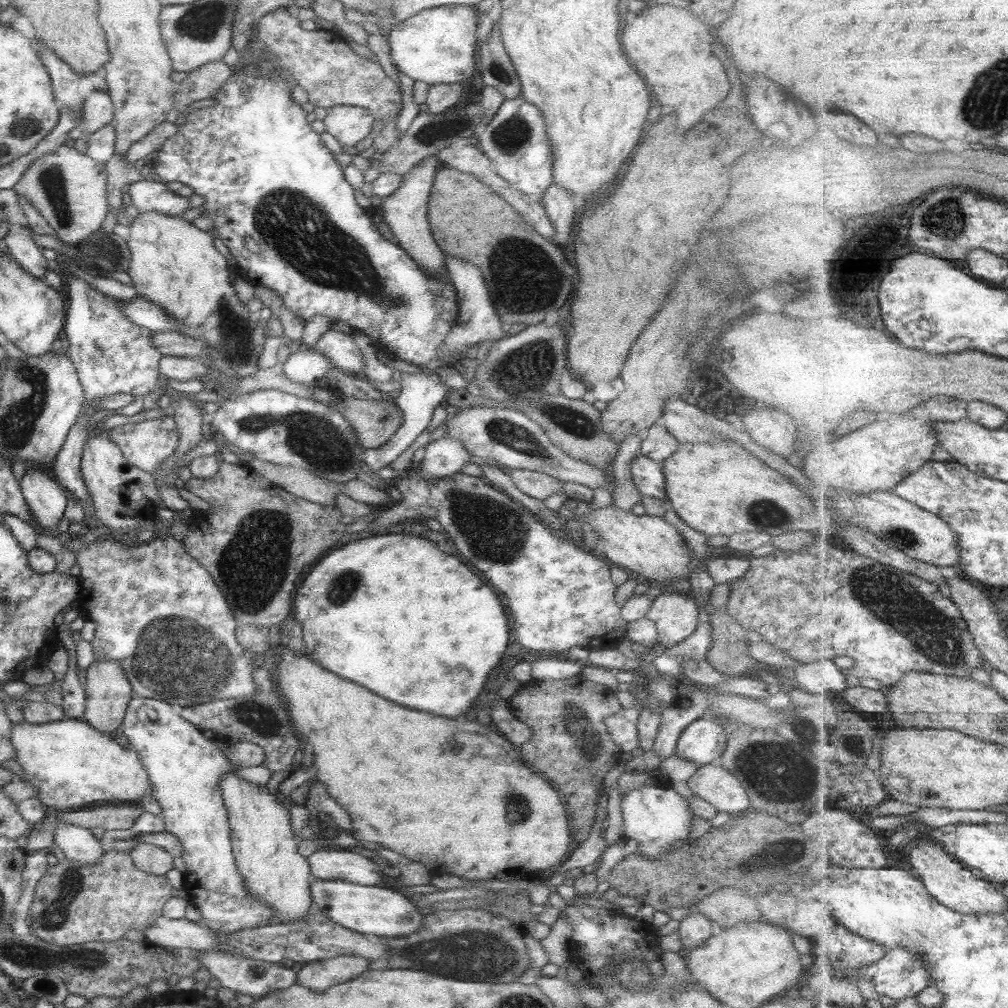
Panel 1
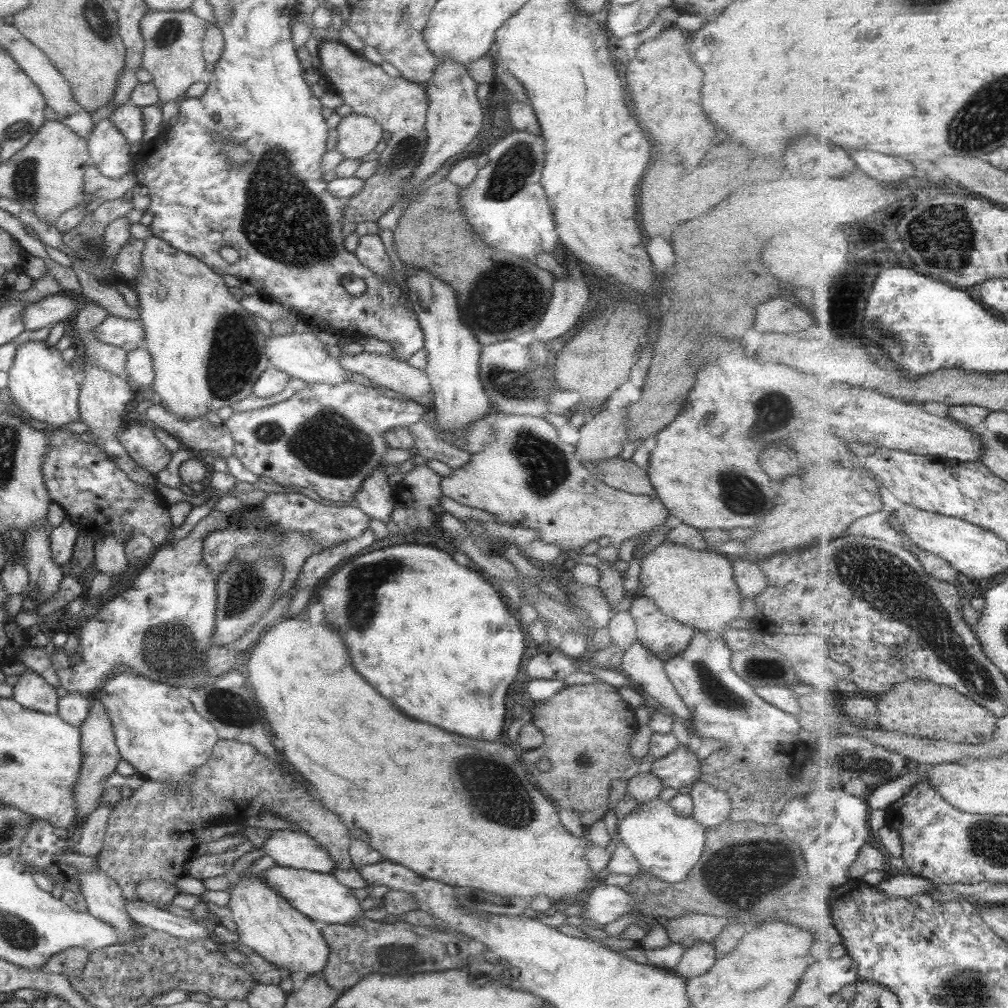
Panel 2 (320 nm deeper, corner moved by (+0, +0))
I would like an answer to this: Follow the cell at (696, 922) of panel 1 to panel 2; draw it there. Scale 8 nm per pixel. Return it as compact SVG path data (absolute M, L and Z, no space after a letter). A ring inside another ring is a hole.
M697 942L689 949L683 950L673 973L683 979L701 976L711 969L714 958L714 949L709 942Z

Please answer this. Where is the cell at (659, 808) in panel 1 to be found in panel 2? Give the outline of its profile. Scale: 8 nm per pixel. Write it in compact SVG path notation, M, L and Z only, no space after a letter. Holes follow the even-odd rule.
M656 798L637 805L627 816L624 816L616 825L616 838L621 841L637 861L641 871L654 876L666 883L681 882L688 875L698 861L704 847L704 830L690 816L677 816L667 802Z

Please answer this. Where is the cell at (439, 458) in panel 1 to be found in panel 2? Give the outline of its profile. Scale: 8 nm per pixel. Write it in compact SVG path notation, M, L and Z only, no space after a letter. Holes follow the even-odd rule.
M421 465L413 467L392 488L395 504L389 521L396 524L402 534L415 528L429 528L436 523L437 516L431 508L439 507L439 500L443 498L440 480L435 472Z

